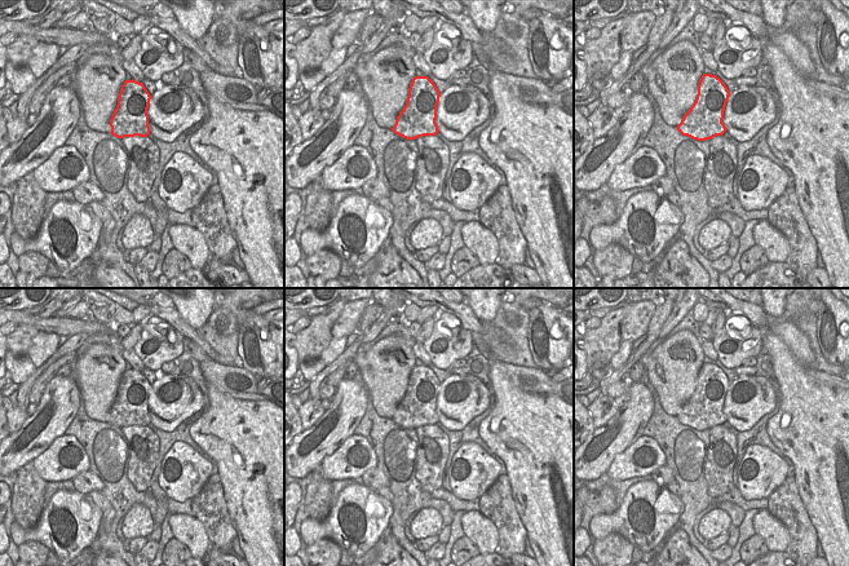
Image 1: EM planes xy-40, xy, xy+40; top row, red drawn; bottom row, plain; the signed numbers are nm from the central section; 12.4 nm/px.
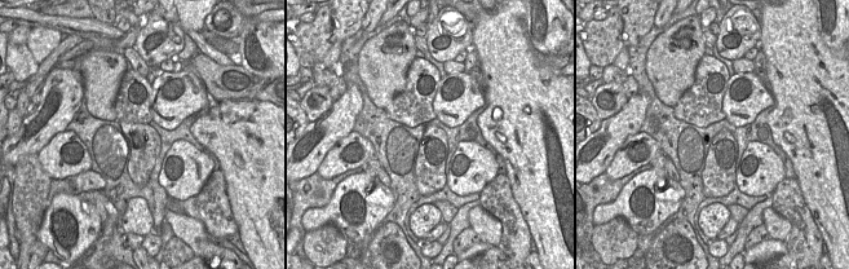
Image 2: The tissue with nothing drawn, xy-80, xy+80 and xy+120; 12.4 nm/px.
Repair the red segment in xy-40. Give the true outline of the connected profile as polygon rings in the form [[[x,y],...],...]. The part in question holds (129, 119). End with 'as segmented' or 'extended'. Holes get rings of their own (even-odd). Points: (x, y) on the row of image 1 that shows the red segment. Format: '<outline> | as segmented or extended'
[[[133,79],[125,80],[110,119],[110,133],[118,138],[147,137],[150,134],[147,115],[150,100],[151,96],[142,83]]] | as segmented

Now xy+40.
[[[703,74],[695,102],[676,127],[677,131],[697,141],[722,136],[726,132],[722,119],[729,96],[730,92],[720,78]]] | as segmented

